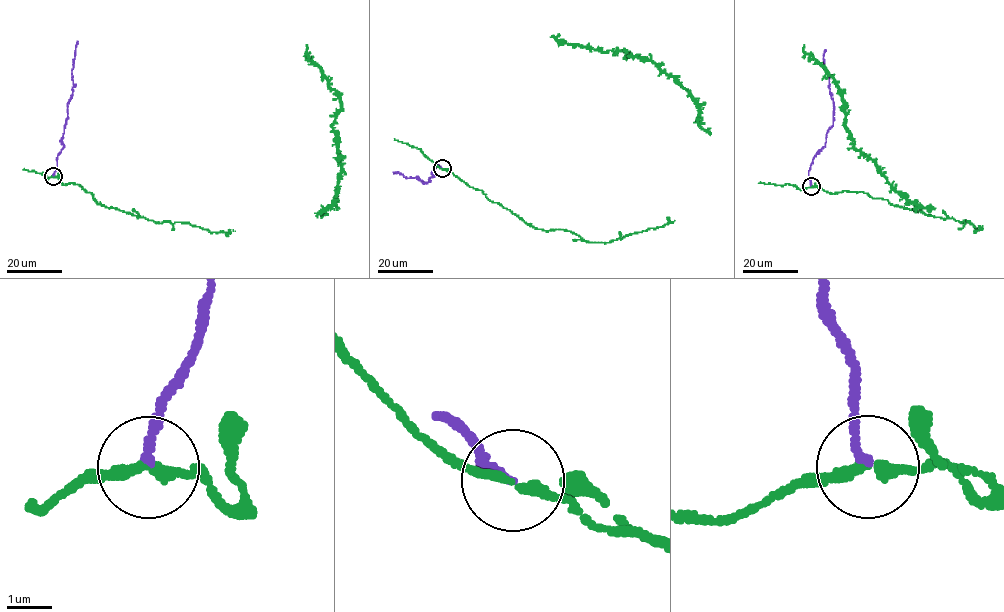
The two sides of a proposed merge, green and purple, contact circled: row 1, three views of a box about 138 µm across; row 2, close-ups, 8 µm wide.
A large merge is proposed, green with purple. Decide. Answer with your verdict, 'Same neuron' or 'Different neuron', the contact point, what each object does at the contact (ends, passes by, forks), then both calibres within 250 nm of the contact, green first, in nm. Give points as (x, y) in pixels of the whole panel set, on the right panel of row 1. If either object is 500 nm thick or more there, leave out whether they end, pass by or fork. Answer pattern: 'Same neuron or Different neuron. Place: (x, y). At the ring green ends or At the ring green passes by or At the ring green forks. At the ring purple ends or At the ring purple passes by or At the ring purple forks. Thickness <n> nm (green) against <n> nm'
Different neuron. Place: (811, 186). At the ring green passes by. At the ring purple ends. Thickness 200 nm (green) against 170 nm

